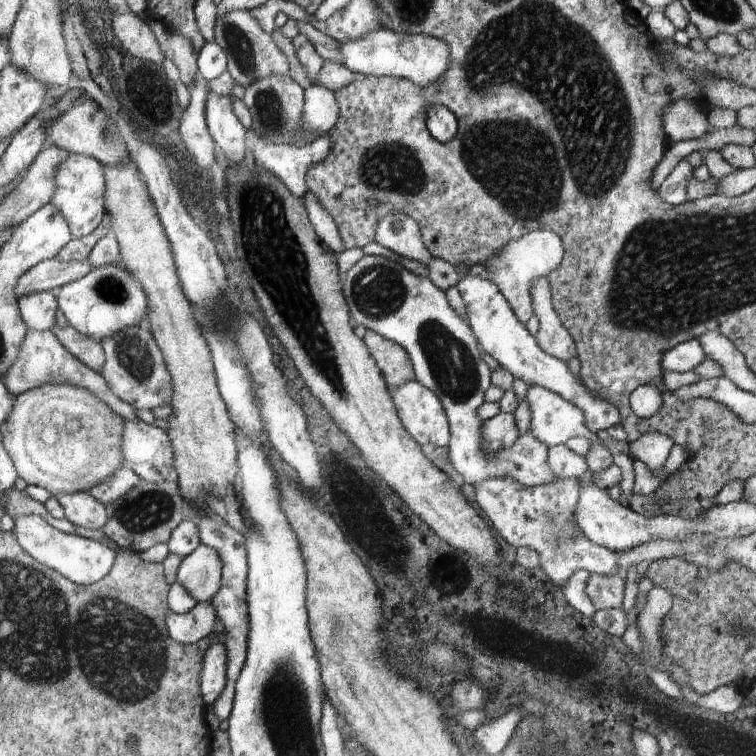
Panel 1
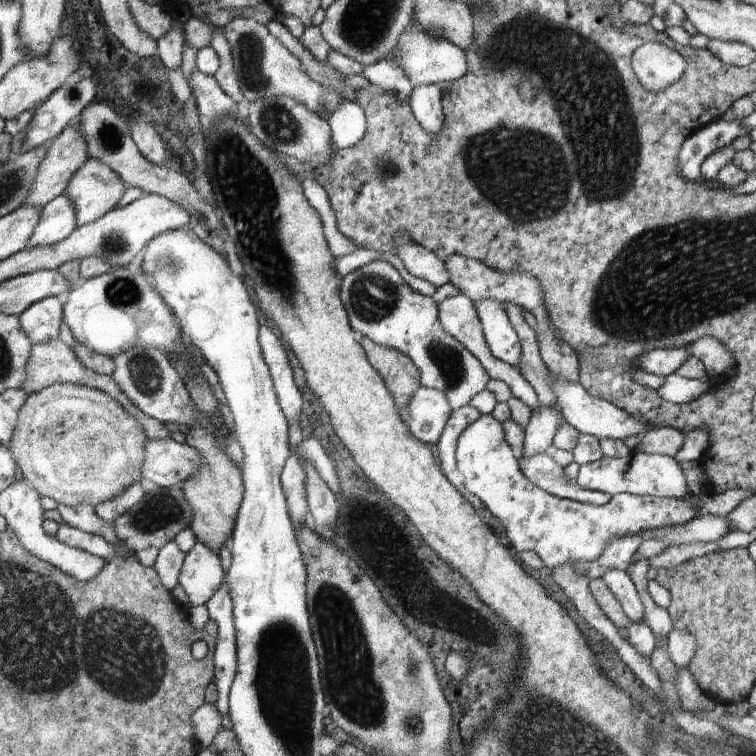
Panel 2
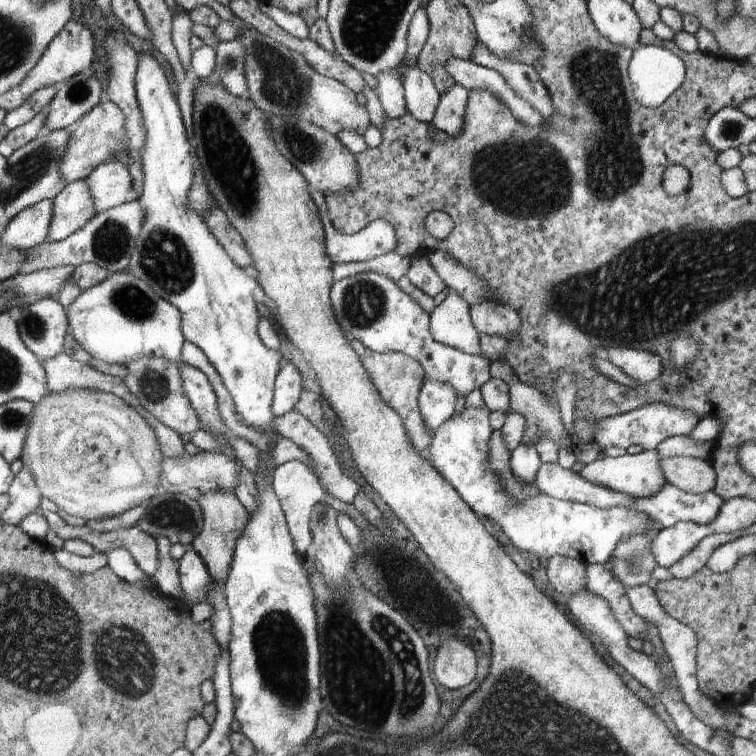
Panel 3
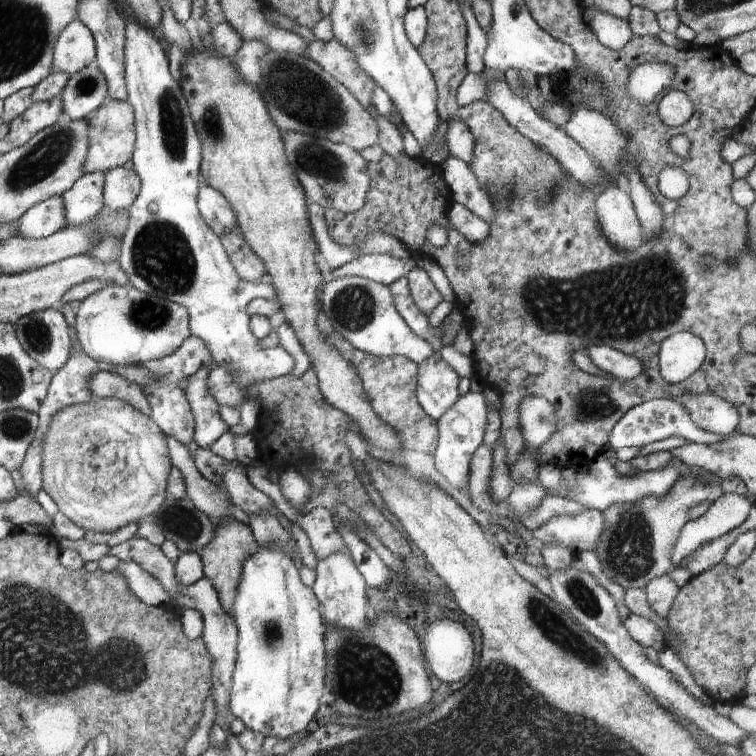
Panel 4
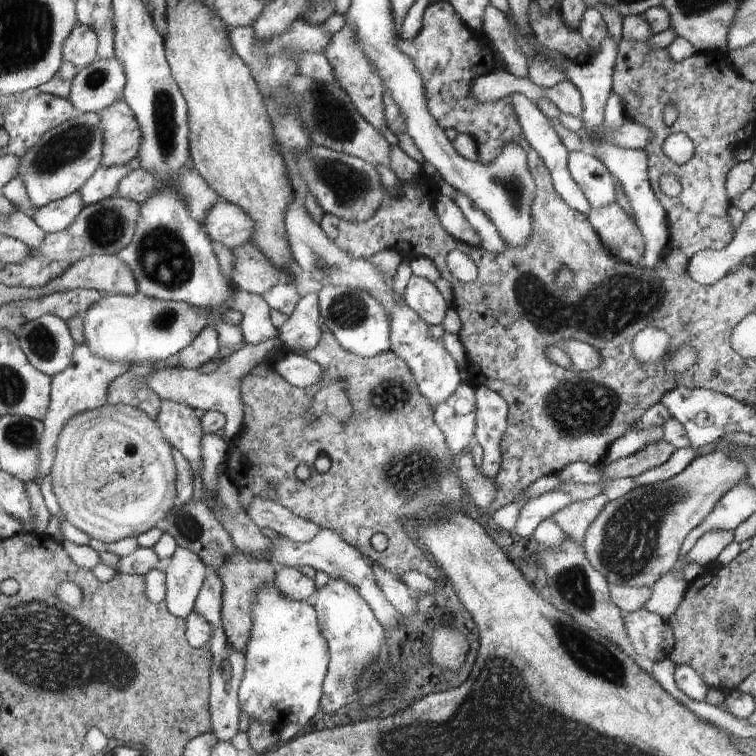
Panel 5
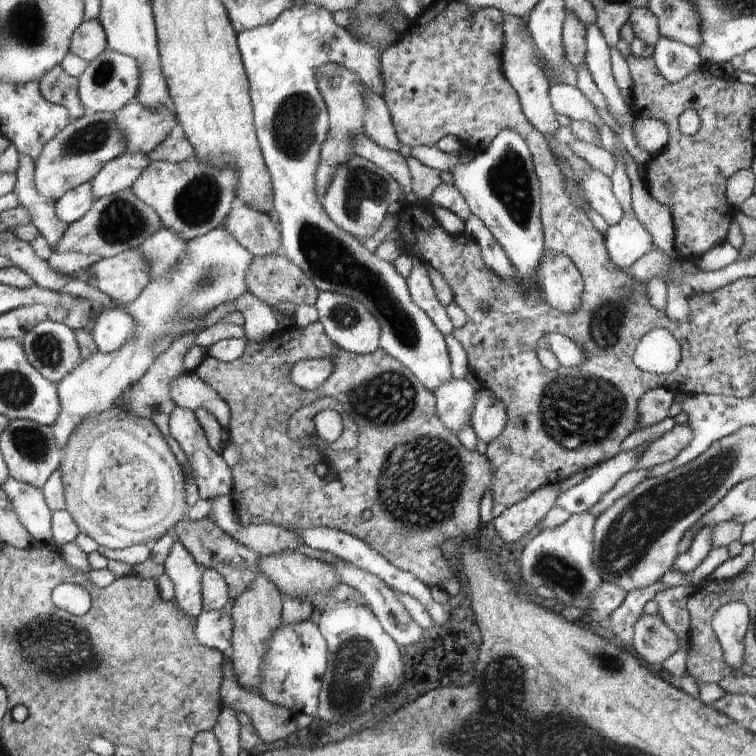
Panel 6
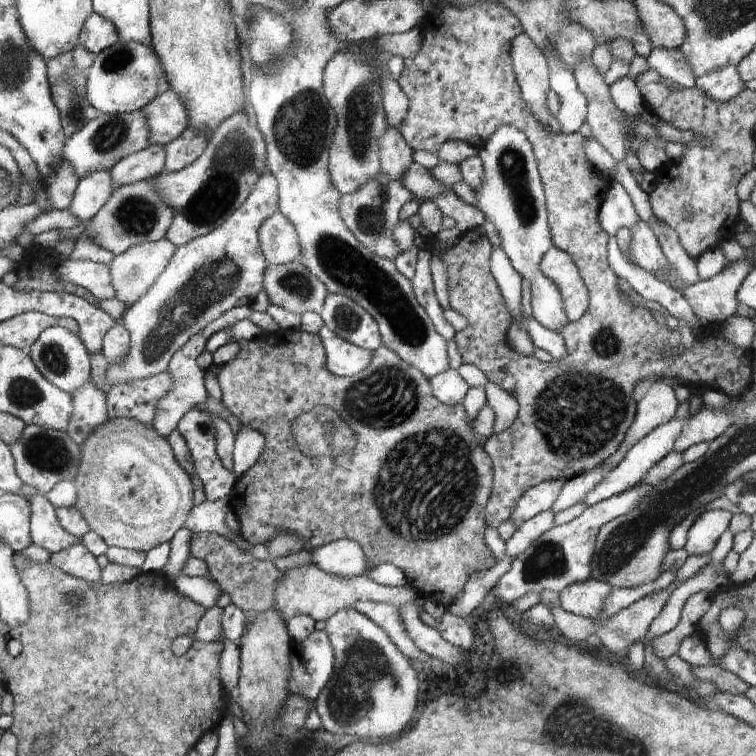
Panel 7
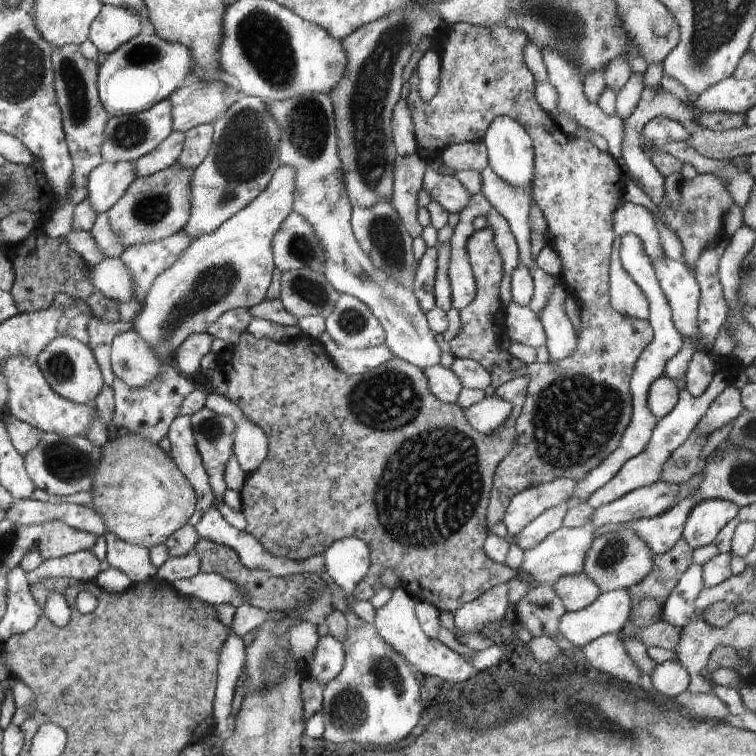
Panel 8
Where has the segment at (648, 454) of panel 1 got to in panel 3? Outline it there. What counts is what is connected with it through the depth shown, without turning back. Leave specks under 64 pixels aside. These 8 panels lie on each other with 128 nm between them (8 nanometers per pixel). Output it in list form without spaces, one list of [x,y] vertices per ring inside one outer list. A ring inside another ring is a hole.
[[[673,436],[661,442],[655,450],[659,456],[688,457],[697,458],[712,464],[714,458],[714,448],[718,440],[708,440],[708,442],[698,442],[691,436]]]

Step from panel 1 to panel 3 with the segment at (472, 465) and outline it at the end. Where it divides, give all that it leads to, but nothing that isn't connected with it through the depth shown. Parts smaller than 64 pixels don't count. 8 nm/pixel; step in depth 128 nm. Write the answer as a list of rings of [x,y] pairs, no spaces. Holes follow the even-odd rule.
[[[377,272],[355,274],[337,280],[330,290],[332,312],[347,339],[356,339],[378,354],[395,352],[405,354],[420,363],[425,378],[450,384],[457,396],[468,396],[472,390],[482,388],[490,380],[489,361],[457,348],[436,342],[430,334],[430,316],[422,310],[397,282]],[[541,463],[534,483],[538,490],[542,494],[547,494],[555,499],[563,501],[577,502],[587,504],[596,508],[632,508],[636,512],[642,512],[642,514],[648,514],[650,518],[653,518],[662,528],[674,526],[678,521],[690,521],[696,524],[708,524],[712,522],[714,517],[718,513],[723,500],[714,492],[705,492],[704,494],[693,495],[692,493],[684,492],[679,488],[676,488],[670,483],[666,483],[666,486],[654,494],[654,496],[648,496],[648,498],[630,498],[622,492],[616,492],[616,490],[610,490],[610,488],[604,488],[600,484],[592,484],[588,480],[584,480],[580,473],[574,472],[572,469],[562,468],[558,463]]]

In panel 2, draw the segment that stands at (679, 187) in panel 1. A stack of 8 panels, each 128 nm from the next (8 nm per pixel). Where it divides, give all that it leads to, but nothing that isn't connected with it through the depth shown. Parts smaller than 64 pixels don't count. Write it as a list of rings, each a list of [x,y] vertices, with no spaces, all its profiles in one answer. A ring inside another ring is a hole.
[[[742,118],[732,122],[718,120],[699,128],[686,138],[678,156],[678,172],[686,182],[696,182],[701,178],[701,166],[714,150],[730,147],[740,136],[748,136],[750,131],[742,124]]]

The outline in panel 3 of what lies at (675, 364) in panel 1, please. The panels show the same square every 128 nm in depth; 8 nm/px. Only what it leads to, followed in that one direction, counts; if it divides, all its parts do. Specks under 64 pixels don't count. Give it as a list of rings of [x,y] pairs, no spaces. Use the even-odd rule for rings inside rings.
[[[616,347],[596,348],[596,359],[606,360],[620,368],[626,376],[634,378],[638,384],[644,386],[656,380],[662,374],[660,356],[650,354],[645,350],[622,349]]]

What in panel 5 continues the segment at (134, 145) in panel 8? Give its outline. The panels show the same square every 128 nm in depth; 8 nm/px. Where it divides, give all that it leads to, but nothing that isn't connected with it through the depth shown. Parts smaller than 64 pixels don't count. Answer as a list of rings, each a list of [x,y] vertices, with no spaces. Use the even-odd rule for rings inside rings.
[[[81,113],[76,118],[48,130],[20,160],[18,176],[24,182],[28,198],[35,208],[46,206],[79,191],[86,180],[100,168],[104,136],[97,113]]]

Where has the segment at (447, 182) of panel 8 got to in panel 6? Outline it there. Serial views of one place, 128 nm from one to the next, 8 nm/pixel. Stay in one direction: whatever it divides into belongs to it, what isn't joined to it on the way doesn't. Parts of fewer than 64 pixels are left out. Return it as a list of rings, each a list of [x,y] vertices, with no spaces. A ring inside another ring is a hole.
[[[366,133],[358,134],[354,138],[354,146],[352,150],[358,154],[358,157],[369,160],[385,170],[402,186],[406,192],[411,192],[412,178],[410,178],[410,170],[406,164],[406,158],[399,152],[390,152],[380,148],[376,142],[372,142]]]

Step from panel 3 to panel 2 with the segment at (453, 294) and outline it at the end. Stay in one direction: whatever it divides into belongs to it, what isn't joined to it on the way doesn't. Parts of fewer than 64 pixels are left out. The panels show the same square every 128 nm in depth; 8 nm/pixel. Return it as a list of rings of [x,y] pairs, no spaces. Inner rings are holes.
[[[458,296],[457,298],[438,299],[438,320],[442,324],[442,328],[448,332],[448,336],[456,338],[462,346],[468,348],[468,352],[475,356],[486,369],[486,372],[490,375],[491,379],[502,380],[508,386],[510,386],[511,393],[514,398],[520,398],[532,412],[538,412],[540,406],[538,397],[534,392],[534,388],[522,378],[522,374],[518,372],[516,367],[502,362],[499,358],[492,356],[488,345],[486,344],[481,322],[478,318],[478,314],[475,310],[474,303],[471,300],[464,298],[464,296]]]

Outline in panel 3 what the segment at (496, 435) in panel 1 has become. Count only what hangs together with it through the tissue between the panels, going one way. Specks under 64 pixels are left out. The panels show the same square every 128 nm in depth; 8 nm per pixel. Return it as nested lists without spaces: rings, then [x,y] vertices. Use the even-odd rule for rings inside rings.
[[[464,406],[463,410],[452,414],[446,422],[435,431],[430,447],[430,460],[433,467],[440,472],[440,476],[458,492],[460,498],[477,514],[487,517],[496,525],[500,525],[510,542],[524,552],[529,552],[533,557],[552,558],[564,555],[578,562],[586,564],[603,564],[614,554],[614,548],[620,540],[626,540],[634,534],[644,534],[650,524],[655,520],[648,514],[636,512],[632,508],[596,508],[587,504],[563,501],[552,498],[547,494],[538,494],[526,500],[514,500],[511,494],[502,486],[498,474],[488,466],[488,440],[492,436],[492,427],[489,421],[489,412],[482,408]]]

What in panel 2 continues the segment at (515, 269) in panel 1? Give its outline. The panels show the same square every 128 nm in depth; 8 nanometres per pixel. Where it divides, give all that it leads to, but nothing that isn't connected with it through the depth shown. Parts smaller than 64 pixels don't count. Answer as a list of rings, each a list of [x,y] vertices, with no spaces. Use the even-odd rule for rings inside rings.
[[[507,302],[505,304],[505,311],[507,312],[510,324],[512,324],[512,328],[518,334],[520,344],[522,344],[522,360],[516,366],[518,372],[534,388],[534,392],[542,406],[558,408],[562,412],[560,406],[556,404],[556,396],[554,396],[554,392],[550,388],[550,384],[552,384],[548,380],[550,373],[541,359],[535,329],[530,327],[524,319],[525,310],[523,307],[518,306],[518,304],[514,304],[514,302]]]

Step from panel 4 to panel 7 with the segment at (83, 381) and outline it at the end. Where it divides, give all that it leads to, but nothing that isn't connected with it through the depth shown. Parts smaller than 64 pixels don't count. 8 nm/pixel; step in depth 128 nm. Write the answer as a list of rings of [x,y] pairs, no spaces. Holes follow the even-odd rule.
[[[270,172],[262,173],[252,193],[240,208],[234,210],[224,224],[219,225],[209,234],[194,238],[186,245],[176,247],[176,251],[162,275],[158,276],[150,289],[135,304],[126,307],[124,314],[119,319],[130,332],[129,348],[119,363],[108,362],[107,364],[105,384],[110,389],[165,372],[172,356],[211,321],[235,307],[252,304],[255,297],[263,290],[263,273],[268,265],[259,248],[258,228],[264,219],[279,211],[278,200],[275,177]],[[90,378],[90,381],[80,385],[69,396],[72,413],[66,434],[80,446],[98,425],[110,420],[107,414],[107,394]]]

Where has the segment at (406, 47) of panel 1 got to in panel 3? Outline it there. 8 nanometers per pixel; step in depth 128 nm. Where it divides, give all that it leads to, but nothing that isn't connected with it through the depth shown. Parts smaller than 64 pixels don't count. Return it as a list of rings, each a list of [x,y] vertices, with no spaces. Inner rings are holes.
[[[450,56],[446,62],[446,70],[450,72],[450,76],[454,78],[455,82],[464,88],[484,90],[484,92],[490,92],[492,96],[496,96],[520,124],[532,126],[532,128],[540,128],[546,124],[546,119],[542,118],[530,104],[526,104],[506,84],[504,76],[498,74],[493,68],[480,66],[471,59],[460,60],[460,58]]]

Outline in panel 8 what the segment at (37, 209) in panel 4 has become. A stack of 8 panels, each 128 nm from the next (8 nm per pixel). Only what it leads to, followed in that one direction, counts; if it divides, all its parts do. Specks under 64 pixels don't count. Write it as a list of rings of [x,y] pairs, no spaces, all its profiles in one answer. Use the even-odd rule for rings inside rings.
[[[125,161],[120,163],[103,163],[94,168],[87,179],[87,202],[90,204],[94,213],[106,213],[116,202],[120,201],[123,193],[130,184],[138,177],[133,172],[133,162]]]

